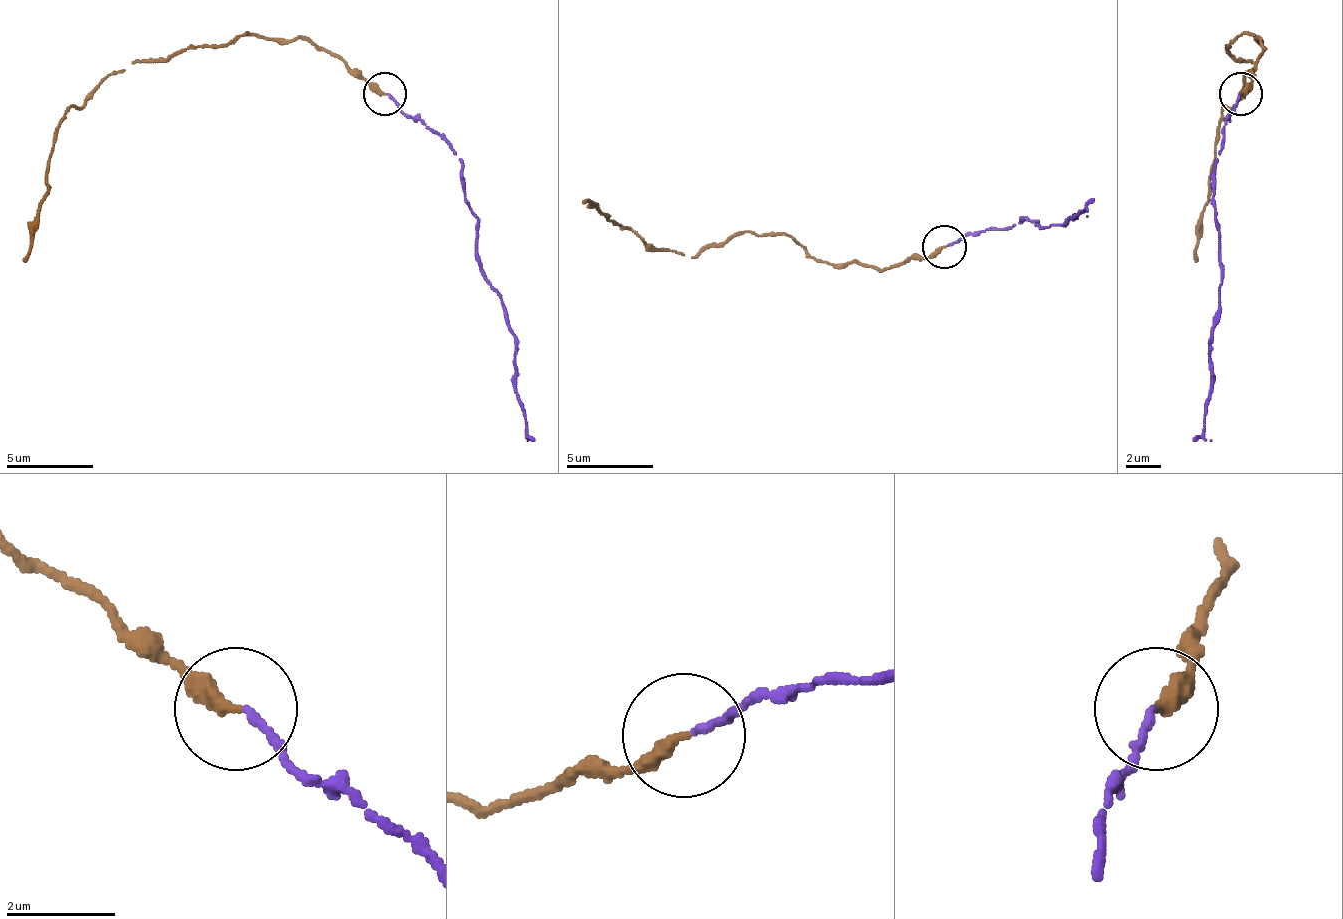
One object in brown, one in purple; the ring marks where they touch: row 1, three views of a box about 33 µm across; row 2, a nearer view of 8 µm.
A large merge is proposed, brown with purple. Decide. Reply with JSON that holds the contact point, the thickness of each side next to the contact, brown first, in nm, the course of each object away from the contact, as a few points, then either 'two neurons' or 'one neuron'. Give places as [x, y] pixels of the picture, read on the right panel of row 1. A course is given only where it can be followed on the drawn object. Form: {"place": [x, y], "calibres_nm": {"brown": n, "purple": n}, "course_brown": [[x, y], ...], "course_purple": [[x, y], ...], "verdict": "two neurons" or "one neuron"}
{"place": [1241, 94], "calibres_nm": {"brown": 300, "purple": 140}, "course_brown": [[1240, 95], [1261, 56], [1257, 39], [1240, 34], [1227, 47], [1253, 65], [1244, 95], [1218, 125], [1196, 264]], "course_purple": [[1240, 95], [1214, 164], [1222, 281], [1209, 337], [1209, 394], [1205, 428], [1192, 441]], "verdict": "one neuron"}

